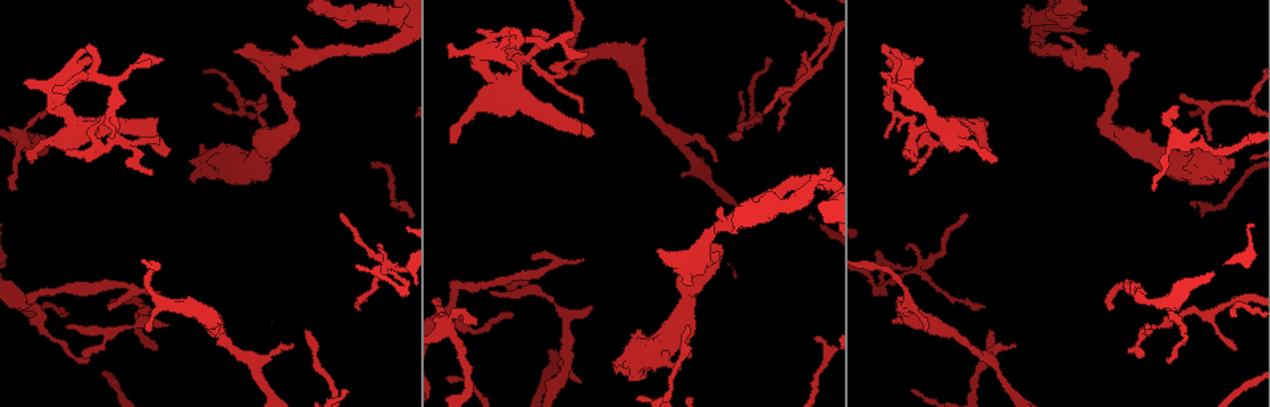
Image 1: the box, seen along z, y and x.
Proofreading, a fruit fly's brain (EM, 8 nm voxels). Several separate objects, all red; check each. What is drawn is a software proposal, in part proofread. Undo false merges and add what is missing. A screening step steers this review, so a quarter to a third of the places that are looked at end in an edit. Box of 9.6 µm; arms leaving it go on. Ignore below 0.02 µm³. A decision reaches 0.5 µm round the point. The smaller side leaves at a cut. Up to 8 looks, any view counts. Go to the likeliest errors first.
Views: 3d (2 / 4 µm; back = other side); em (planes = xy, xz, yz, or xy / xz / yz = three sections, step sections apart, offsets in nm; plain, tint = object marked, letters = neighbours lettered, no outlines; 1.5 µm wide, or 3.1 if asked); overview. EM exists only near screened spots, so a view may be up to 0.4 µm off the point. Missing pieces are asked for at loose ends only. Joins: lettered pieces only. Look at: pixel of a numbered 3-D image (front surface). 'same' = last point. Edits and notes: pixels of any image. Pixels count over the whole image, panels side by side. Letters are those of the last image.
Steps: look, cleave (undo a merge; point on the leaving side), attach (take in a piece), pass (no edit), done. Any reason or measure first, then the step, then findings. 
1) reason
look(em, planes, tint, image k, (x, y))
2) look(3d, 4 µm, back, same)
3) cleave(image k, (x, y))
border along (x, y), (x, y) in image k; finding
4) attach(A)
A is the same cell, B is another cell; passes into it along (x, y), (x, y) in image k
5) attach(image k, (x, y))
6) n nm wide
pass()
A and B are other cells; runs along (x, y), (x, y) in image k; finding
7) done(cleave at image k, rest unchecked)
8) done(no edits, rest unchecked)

stops while still wide
look(em, planes, letters, image 1, (233, 50))

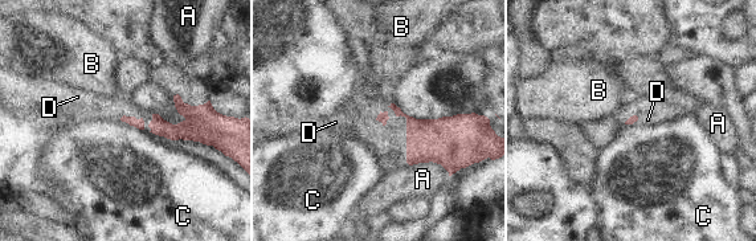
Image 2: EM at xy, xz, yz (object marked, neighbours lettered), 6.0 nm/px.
A touches over 260 nm
attach(D)
D is the same cell, A, B and C are other cells; the cell continues

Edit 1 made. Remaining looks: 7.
see it whole again
look(overview)

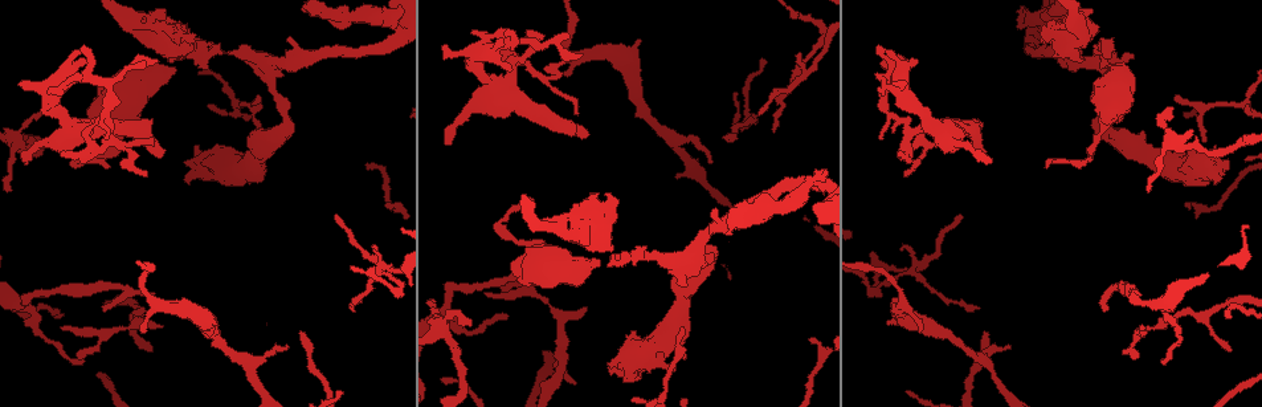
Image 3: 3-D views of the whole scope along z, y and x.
long arm stops here
look(3d, 2 µm, image 3, (532, 199))

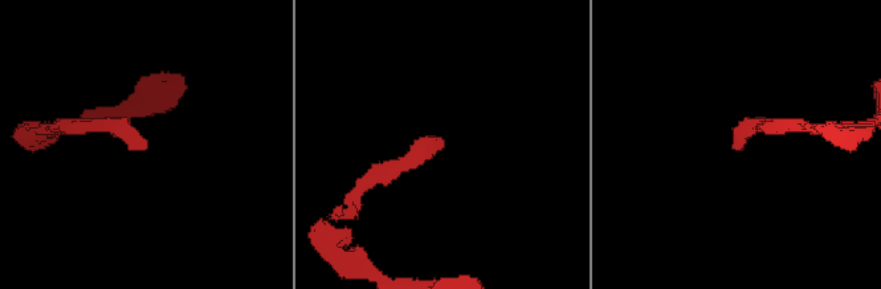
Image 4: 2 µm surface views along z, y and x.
look(em, xz, step 4, tint, image 4, (145, 148))

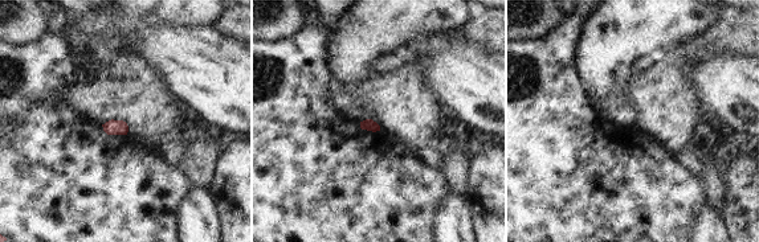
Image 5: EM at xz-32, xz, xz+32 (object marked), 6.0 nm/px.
look(em, yz, step 4, letters, same)

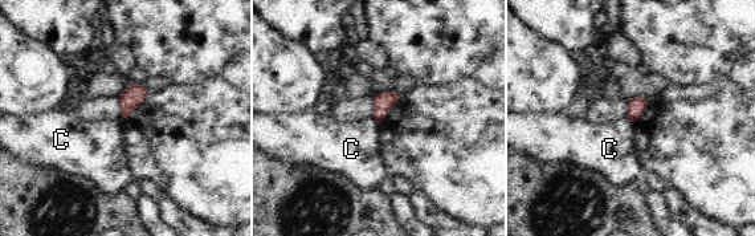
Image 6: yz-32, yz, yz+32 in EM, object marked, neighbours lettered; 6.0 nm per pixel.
pass()
C is another cell; border along (625, 118), (632, 122) in image 6; no lettered piece goes on from it

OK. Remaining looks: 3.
an open end
look(3d, 4 µm, image 3, (60, 153))

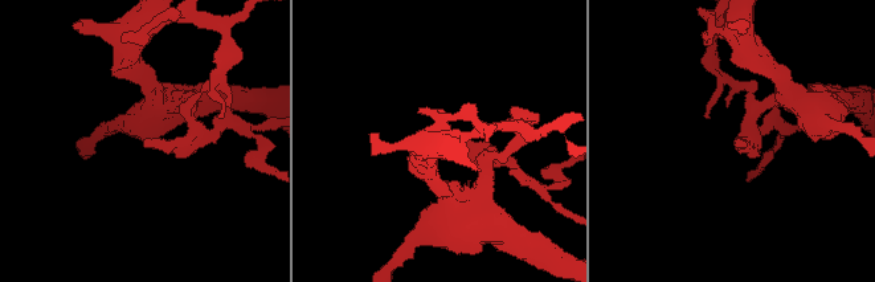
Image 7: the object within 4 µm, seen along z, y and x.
now the EM
look(em, planes, letters, image 7, (736, 144))

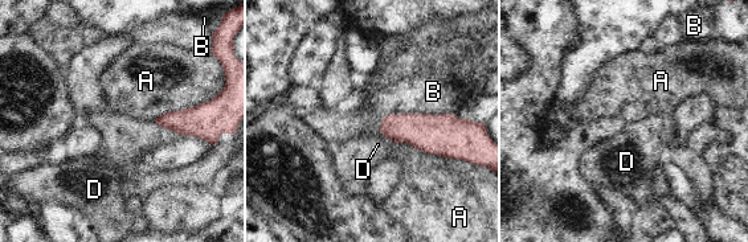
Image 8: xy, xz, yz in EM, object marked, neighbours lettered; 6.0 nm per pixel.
A touches over 550 nm
pass()
A, B and D are other cells; border along (454, 113), (388, 114), (381, 119) in image 8; none of them fits

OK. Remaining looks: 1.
done(attach at image 2, rest unchecked)

